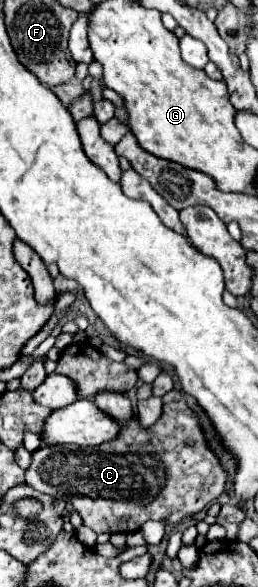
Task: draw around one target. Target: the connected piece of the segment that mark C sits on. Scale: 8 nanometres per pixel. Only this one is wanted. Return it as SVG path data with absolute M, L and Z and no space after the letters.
M173 401L163 405L163 415L153 427L141 427L133 417L131 423L121 427L121 435L115 441L101 443L95 447L67 447L53 445L41 447L33 453L33 463L27 469L27 485L35 491L61 497L73 505L81 515L83 525L95 533L133 533L145 521L169 521L181 523L185 517L199 513L203 507L211 505L225 489L227 471L223 469L219 457L209 447L199 419L189 409L185 401Z

